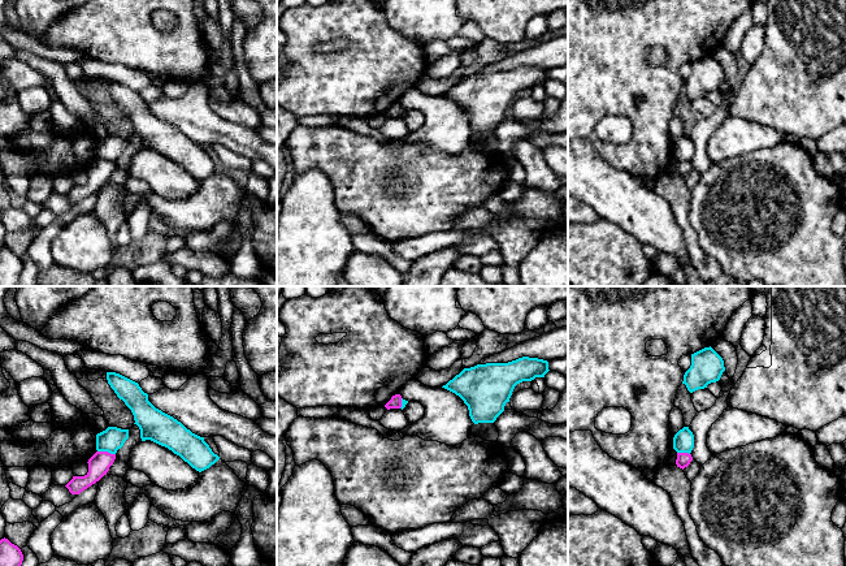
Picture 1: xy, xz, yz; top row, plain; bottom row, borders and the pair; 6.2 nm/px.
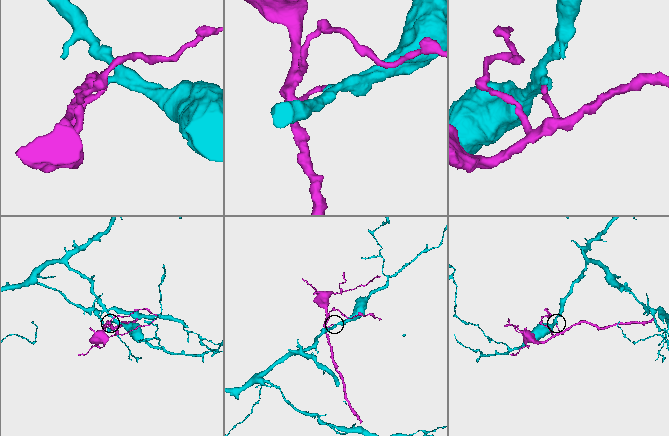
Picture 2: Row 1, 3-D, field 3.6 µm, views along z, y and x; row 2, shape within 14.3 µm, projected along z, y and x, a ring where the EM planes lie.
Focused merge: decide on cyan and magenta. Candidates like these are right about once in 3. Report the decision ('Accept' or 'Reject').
Reject

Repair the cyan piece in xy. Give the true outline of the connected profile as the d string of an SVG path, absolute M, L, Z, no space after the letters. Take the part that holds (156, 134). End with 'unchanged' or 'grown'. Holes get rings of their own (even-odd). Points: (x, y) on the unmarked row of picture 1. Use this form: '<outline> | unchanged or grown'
M107 81L107 88L117 105L131 118L142 150L151 148L168 156L199 181L220 168L204 146L192 142L181 130L156 117L138 91L116 81Z | unchanged

